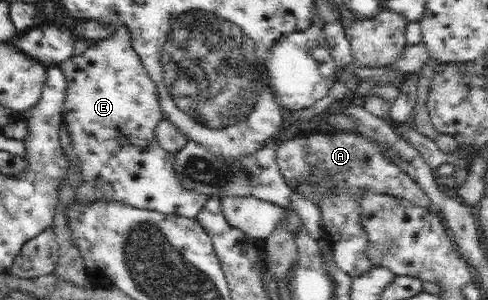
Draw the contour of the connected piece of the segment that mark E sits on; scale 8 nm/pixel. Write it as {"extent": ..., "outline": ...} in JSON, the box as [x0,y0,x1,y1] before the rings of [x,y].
{"extent":[57,24,209,219],"outline":[[[120,24],[113,29],[111,37],[103,38],[100,42],[90,42],[90,47],[81,55],[72,56],[57,66],[67,81],[66,101],[62,109],[63,123],[72,139],[72,153],[76,157],[83,181],[98,185],[104,200],[195,219],[209,196],[192,191],[180,183],[174,170],[174,154],[163,150],[158,144],[154,129],[163,118],[163,112],[156,86],[134,50],[128,29]]]}

